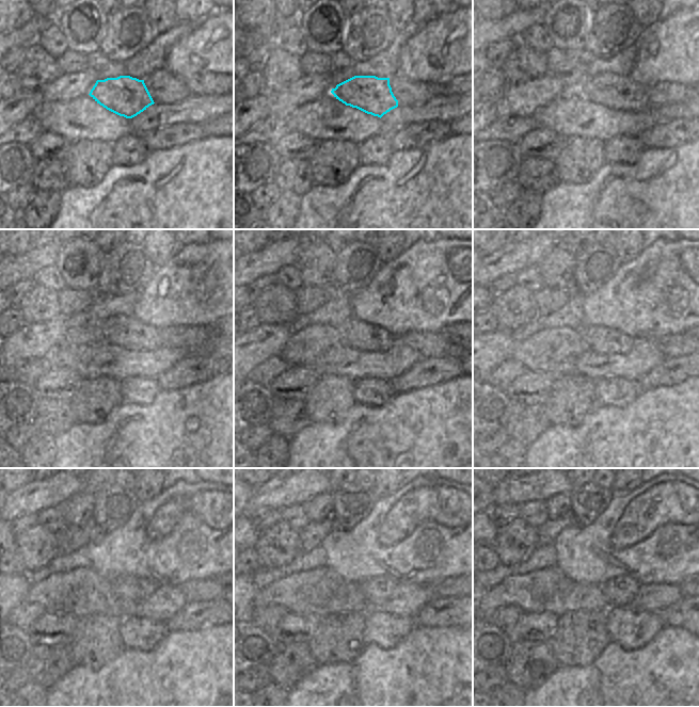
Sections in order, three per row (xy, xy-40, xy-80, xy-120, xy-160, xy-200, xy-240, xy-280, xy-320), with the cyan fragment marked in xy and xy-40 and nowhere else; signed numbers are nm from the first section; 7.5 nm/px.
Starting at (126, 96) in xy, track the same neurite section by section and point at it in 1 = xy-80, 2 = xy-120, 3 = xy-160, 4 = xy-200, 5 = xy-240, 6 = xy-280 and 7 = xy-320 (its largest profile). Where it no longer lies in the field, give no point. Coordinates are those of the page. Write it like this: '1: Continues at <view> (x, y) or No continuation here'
1: Continues at xy-80 (620, 93)
2: Continues at xy-120 (127, 332)
3: Continues at xy-160 (356, 334)
4: Continues at xy-200 (602, 340)
5: Continues at xy-240 (128, 587)
6: Continues at xy-280 (377, 590)
7: Continues at xy-320 (621, 591).

